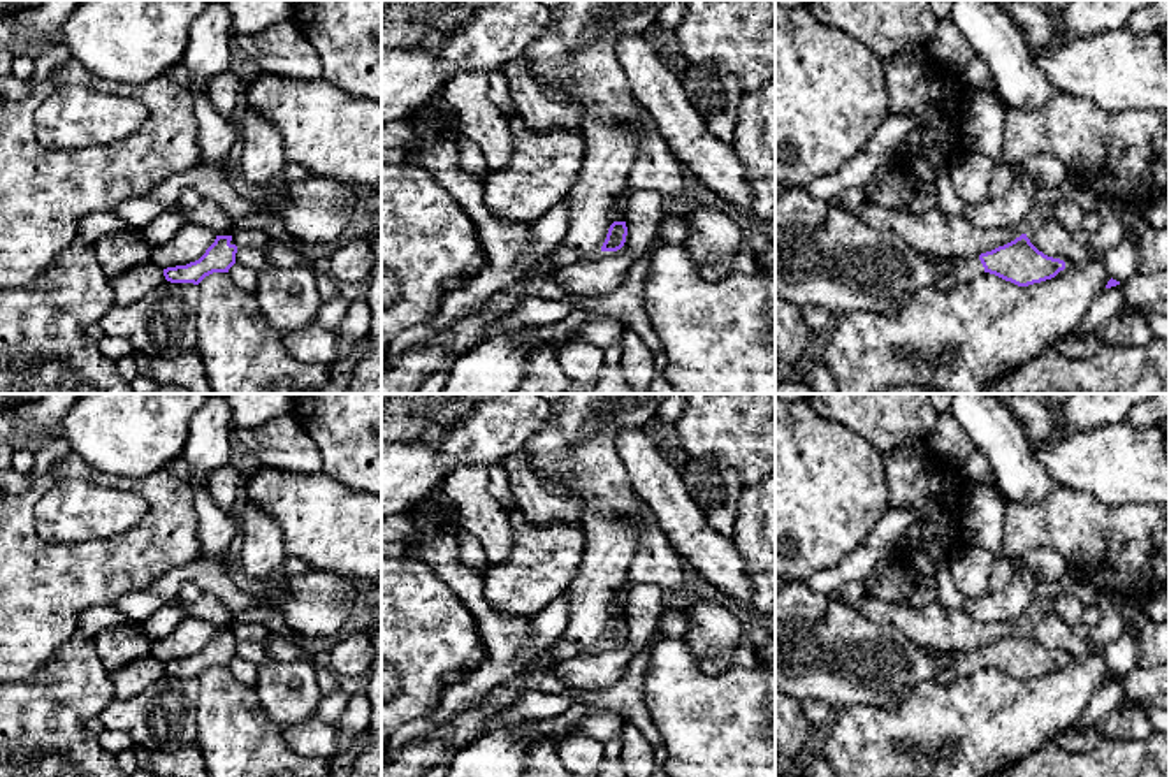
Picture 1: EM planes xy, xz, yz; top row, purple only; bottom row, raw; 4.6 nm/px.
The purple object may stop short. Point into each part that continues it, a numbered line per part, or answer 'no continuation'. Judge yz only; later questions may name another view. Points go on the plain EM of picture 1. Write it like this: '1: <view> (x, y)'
1: yz (965, 663)

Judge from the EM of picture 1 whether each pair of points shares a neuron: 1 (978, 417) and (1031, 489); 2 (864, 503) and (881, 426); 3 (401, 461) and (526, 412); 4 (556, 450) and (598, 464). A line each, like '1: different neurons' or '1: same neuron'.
1: same neuron
2: different neurons
3: same neuron
4: same neuron

